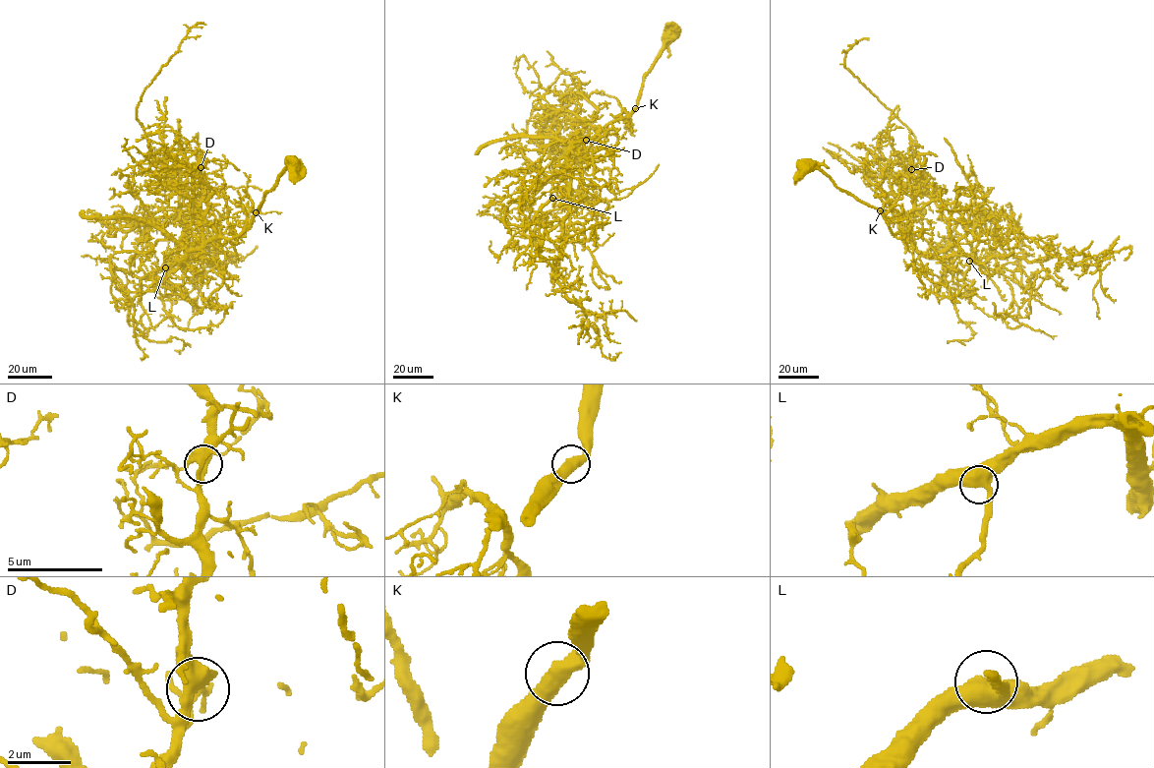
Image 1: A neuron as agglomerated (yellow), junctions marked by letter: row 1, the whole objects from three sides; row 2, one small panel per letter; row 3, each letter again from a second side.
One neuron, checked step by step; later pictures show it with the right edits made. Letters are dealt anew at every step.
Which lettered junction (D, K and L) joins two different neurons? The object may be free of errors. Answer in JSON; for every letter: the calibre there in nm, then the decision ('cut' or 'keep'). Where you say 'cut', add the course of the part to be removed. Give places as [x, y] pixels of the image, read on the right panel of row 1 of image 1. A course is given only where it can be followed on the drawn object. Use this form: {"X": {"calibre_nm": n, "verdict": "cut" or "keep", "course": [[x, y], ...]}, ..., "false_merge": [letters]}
{"D": {"calibre_nm": 550, "verdict": "keep"}, "K": {"calibre_nm": 500, "verdict": "keep"}, "L": {"calibre_nm": 550, "verdict": "keep"}, "false_merge": []}

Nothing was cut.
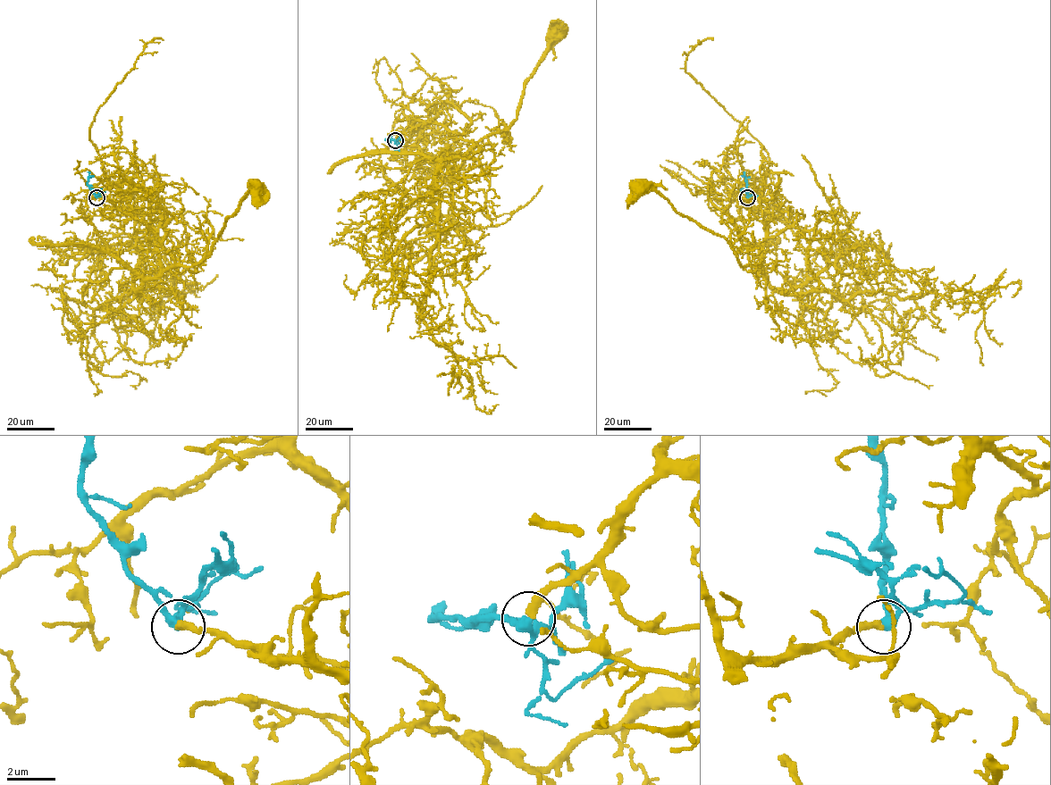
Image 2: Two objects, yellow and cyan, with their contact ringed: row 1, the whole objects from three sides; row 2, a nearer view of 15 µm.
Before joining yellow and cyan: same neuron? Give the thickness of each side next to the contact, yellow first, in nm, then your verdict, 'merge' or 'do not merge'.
340/240 nm | merge

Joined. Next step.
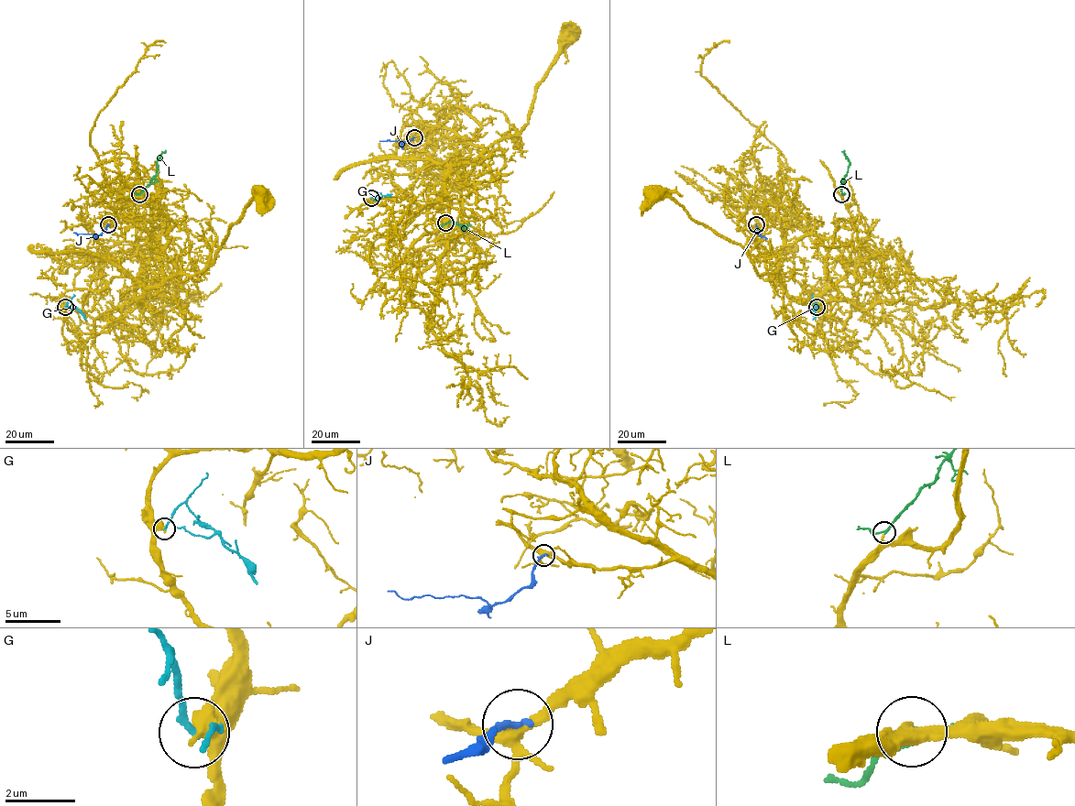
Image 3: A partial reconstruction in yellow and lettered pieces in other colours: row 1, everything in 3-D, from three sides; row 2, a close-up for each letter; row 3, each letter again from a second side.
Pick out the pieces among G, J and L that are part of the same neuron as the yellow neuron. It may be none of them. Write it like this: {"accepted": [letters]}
{"accepted": ["J", "L"]}

